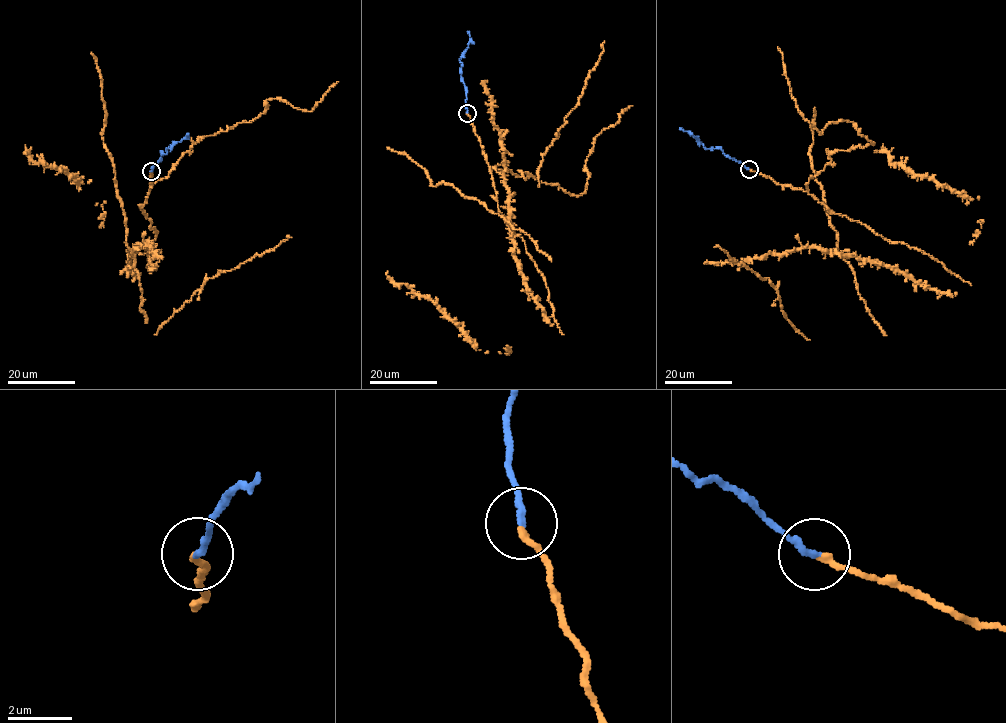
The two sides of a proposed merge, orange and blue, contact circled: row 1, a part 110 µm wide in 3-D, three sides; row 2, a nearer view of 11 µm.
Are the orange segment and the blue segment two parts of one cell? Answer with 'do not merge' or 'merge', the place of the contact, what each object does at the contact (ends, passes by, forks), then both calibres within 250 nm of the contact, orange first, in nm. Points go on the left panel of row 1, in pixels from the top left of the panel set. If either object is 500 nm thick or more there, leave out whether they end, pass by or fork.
merge; at (151, 171); orange ends there; blue ends there; 220 nm thick on the orange side, 240 nm on the other

